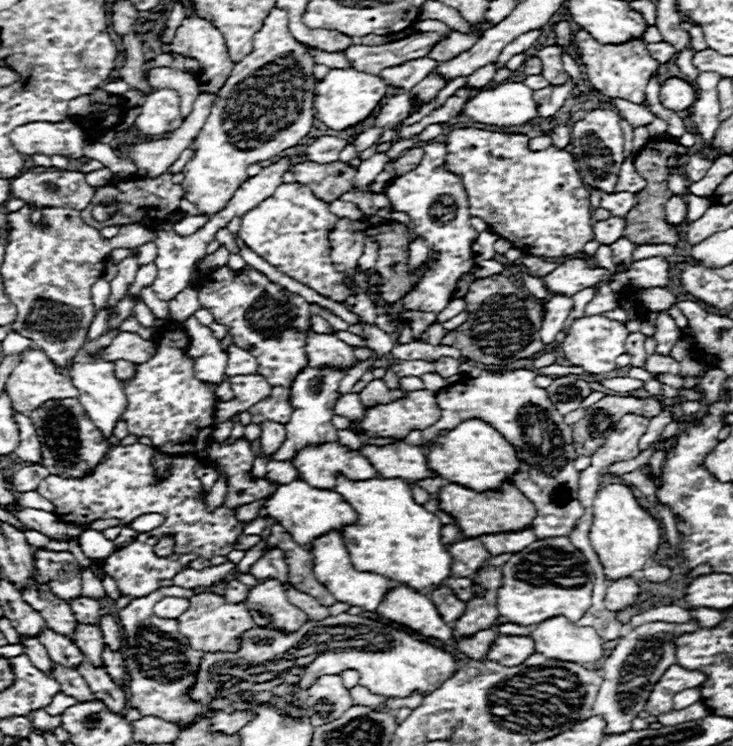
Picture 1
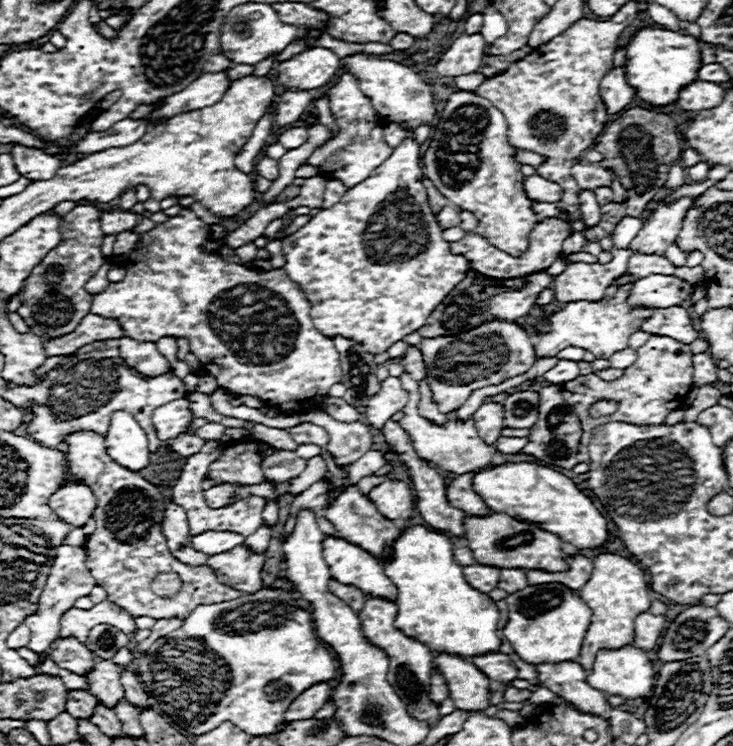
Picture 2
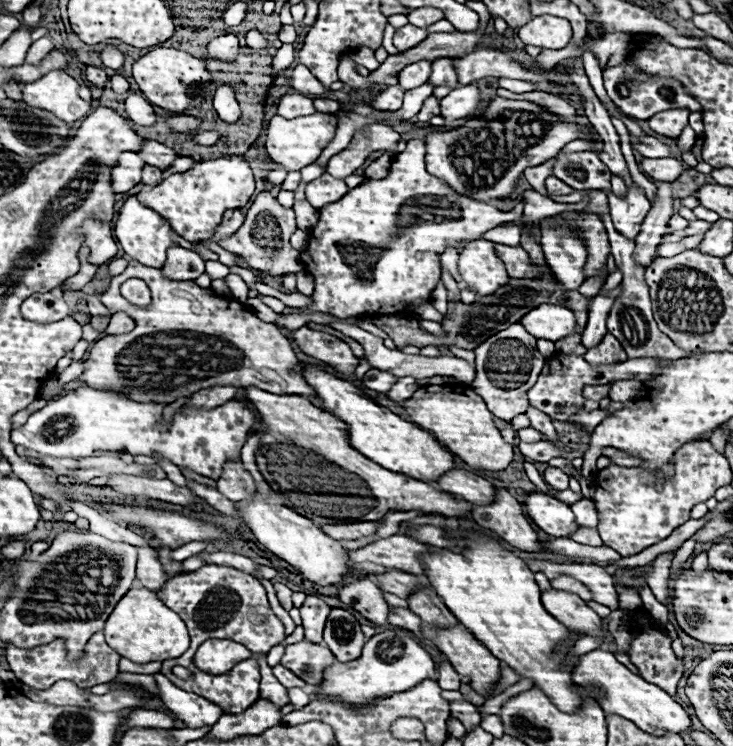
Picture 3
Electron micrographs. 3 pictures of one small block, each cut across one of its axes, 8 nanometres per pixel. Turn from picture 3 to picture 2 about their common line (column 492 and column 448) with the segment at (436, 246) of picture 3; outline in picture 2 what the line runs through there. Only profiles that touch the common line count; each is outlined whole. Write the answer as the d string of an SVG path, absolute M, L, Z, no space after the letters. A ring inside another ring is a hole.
M446 206L440 214L438 214L438 222L440 226L446 230L446 228L452 228L452 226L458 226L460 224L460 216L456 212L454 206Z

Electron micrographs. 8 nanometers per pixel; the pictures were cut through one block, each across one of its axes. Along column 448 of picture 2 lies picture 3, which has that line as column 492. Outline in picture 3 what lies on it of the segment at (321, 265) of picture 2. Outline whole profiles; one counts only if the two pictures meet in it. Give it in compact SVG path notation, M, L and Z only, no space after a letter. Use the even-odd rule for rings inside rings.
M482 238L460 248L458 270L462 282L474 288L478 296L488 296L508 282L506 268L502 268L502 260L494 254L494 244Z

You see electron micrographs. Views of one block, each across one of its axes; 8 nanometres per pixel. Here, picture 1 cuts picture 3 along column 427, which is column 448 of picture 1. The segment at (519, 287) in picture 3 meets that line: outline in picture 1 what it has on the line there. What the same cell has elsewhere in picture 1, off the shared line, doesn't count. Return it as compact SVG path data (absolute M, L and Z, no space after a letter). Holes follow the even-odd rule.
M494 274L482 280L476 280L470 288L470 296L466 296L470 310L470 320L466 320L456 330L448 332L440 344L456 346L460 350L464 348L494 348L496 358L488 358L490 364L506 366L510 362L516 362L520 358L530 358L536 352L542 352L546 344L540 340L540 326L544 316L544 304L526 292L522 292L518 286L510 282L510 278L502 274ZM500 340L514 340L514 342L500 342Z

